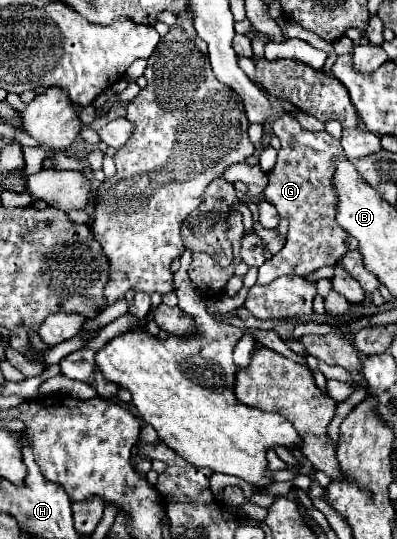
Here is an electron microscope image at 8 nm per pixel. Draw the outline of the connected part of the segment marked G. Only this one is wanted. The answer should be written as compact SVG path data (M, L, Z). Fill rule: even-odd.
M288 113L276 117L276 123L272 125L272 129L280 137L282 147L278 151L278 161L274 169L268 173L270 183L264 195L278 209L280 217L286 217L290 221L290 227L288 227L288 235L286 235L288 241L284 249L258 269L258 285L268 285L270 281L282 275L308 277L310 273L314 273L324 265L336 265L336 261L344 253L358 248L357 240L352 239L336 223L338 197L332 183L334 171L336 171L334 159L346 157L340 141L326 131L322 133L304 131L300 123ZM290 265L300 265L300 267L290 267Z

